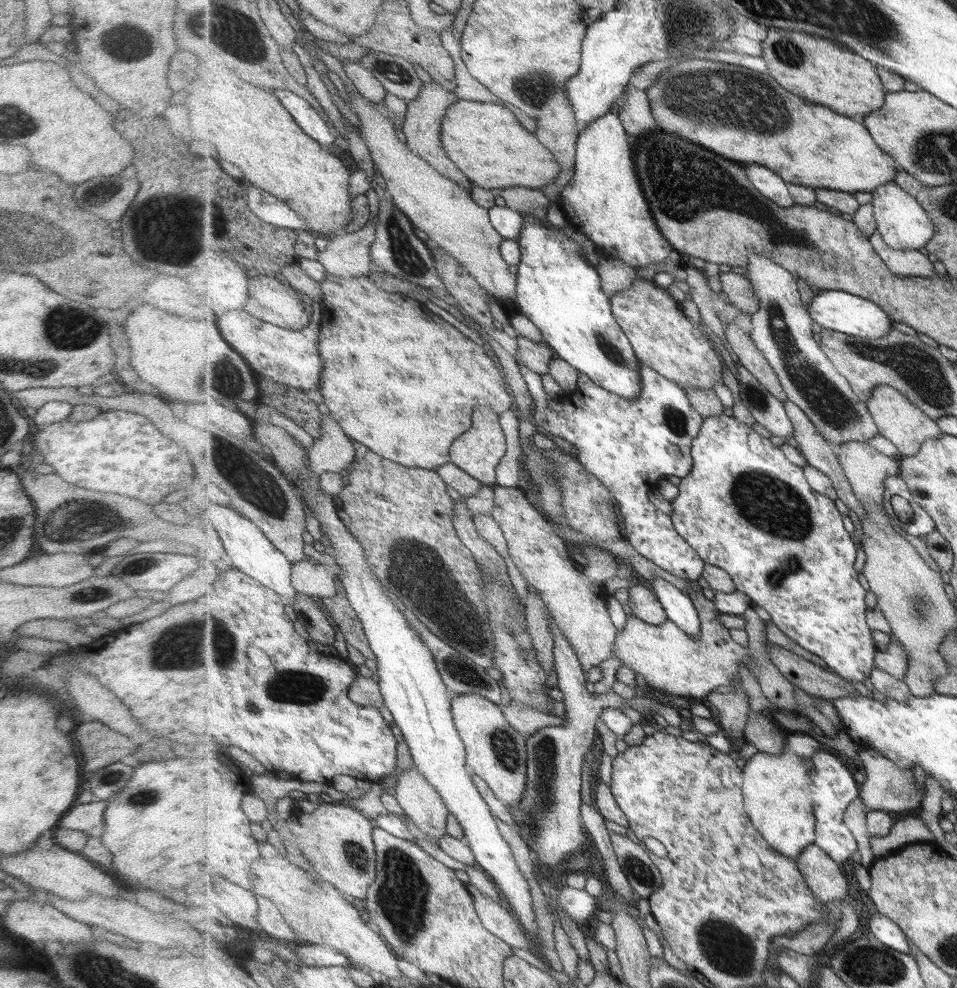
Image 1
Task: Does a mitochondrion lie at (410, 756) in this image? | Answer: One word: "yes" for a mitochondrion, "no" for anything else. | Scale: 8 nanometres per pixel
no

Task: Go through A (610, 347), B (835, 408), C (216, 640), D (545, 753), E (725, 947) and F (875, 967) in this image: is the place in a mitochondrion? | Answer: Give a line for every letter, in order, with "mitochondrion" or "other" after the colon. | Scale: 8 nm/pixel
A: mitochondrion
B: mitochondrion
C: mitochondrion
D: mitochondrion
E: mitochondrion
F: mitochondrion

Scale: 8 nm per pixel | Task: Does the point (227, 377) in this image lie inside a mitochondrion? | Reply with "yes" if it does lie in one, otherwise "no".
yes

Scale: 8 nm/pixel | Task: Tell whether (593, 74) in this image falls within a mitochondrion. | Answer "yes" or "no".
no

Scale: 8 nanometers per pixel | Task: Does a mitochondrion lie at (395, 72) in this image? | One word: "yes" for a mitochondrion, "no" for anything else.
yes

